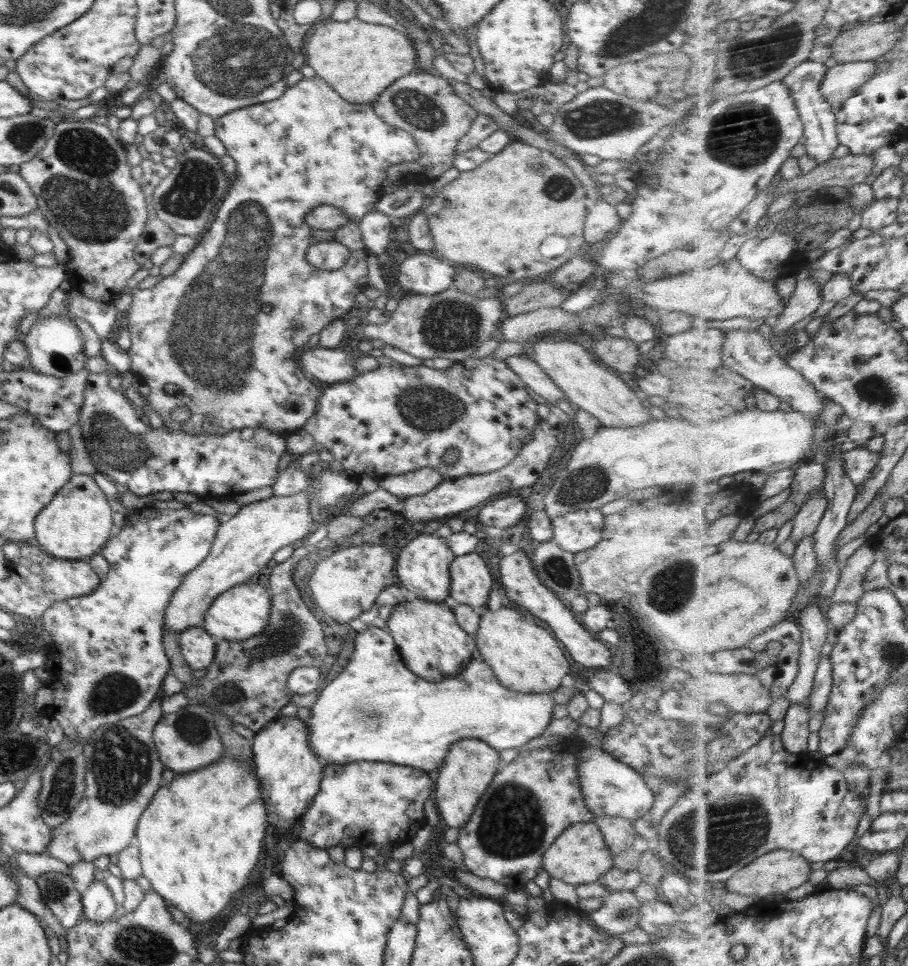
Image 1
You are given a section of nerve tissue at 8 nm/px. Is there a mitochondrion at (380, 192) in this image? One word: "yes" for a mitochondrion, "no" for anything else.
no

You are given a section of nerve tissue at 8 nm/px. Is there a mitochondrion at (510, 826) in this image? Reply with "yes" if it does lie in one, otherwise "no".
yes

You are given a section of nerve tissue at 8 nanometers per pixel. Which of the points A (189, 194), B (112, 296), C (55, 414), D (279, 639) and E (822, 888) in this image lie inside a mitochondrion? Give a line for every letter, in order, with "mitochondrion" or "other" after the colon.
A: mitochondrion
B: other
C: other
D: mitochondrion
E: other

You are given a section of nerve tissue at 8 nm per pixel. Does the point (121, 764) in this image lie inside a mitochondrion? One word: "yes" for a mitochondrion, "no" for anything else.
yes

